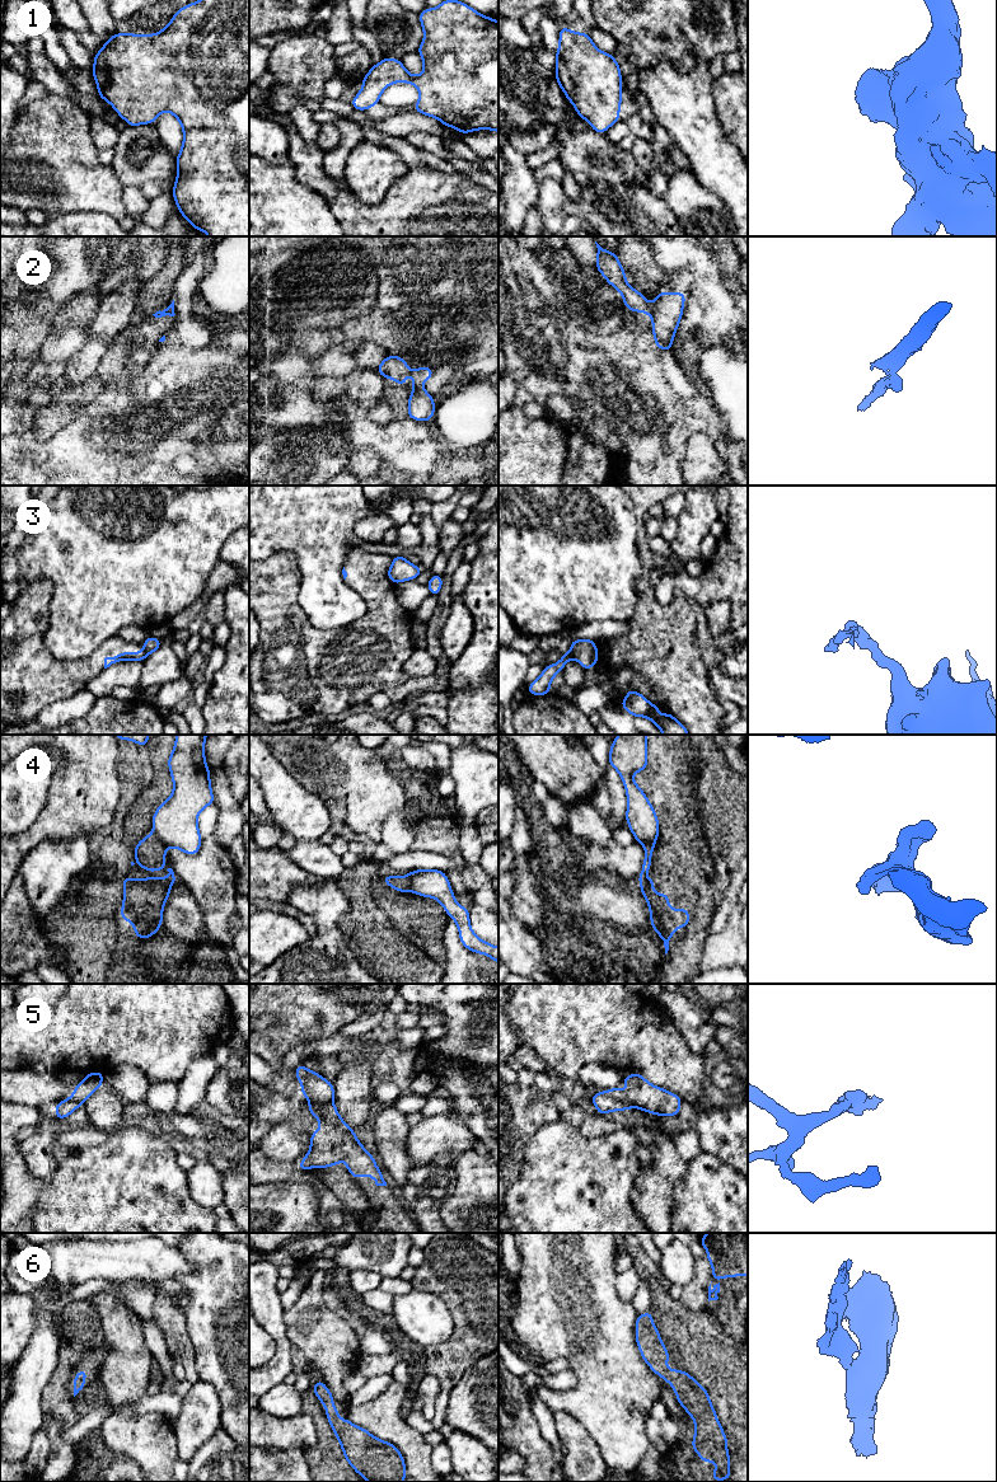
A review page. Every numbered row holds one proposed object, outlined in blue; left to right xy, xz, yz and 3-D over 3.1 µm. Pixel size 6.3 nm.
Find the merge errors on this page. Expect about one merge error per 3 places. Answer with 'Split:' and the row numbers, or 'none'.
Split: 2, 3, 4, 5

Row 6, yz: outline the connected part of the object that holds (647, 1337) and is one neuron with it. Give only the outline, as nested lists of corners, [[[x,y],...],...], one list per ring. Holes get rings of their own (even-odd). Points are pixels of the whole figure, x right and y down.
[[[651,1310],[640,1314],[636,1318],[636,1343],[640,1349],[641,1356],[651,1370],[661,1377],[666,1383],[670,1383],[679,1404],[694,1420],[694,1438],[692,1440],[692,1449],[698,1453],[698,1458],[708,1463],[721,1463],[721,1468],[712,1469],[713,1481],[730,1479],[730,1455],[727,1451],[727,1439],[717,1420],[716,1411],[710,1401],[708,1392],[693,1377],[684,1370],[674,1370],[666,1368],[669,1361],[669,1352],[665,1349],[660,1333],[654,1324]]]

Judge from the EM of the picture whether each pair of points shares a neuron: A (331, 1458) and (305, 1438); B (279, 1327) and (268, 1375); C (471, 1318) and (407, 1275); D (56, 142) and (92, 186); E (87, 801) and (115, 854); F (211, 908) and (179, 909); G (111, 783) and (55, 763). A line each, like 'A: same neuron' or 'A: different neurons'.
A: different neurons
B: same neuron
C: different neurons
D: same neuron
E: different neurons
F: different neurons
G: different neurons

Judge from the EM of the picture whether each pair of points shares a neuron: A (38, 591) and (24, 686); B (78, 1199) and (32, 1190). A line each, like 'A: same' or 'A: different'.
A: same
B: different

